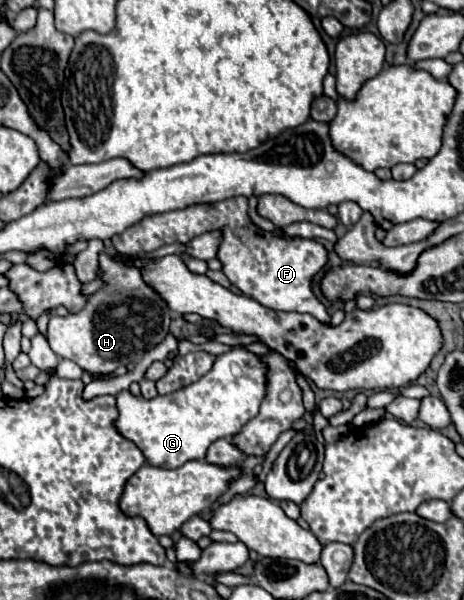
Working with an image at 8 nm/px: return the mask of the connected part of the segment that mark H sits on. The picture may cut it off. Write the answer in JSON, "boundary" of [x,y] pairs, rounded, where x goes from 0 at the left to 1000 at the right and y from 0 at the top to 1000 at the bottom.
{"boundary":[[[226,418],[213,422],[213,445],[222,448],[218,462],[231,468],[231,475],[200,488],[179,518],[140,528],[110,525],[101,542],[101,568],[119,592],[166,605],[188,622],[244,622],[256,612],[291,608],[321,582],[330,582],[356,565],[356,558],[364,555],[364,512],[321,475],[313,475],[300,448],[256,442]]]}

